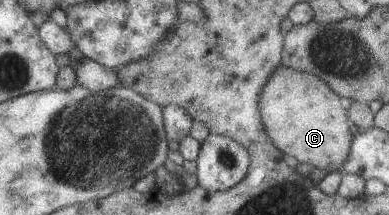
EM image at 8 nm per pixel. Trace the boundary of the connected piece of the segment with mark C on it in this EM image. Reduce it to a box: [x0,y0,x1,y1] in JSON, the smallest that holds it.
[258,65,353,170]

